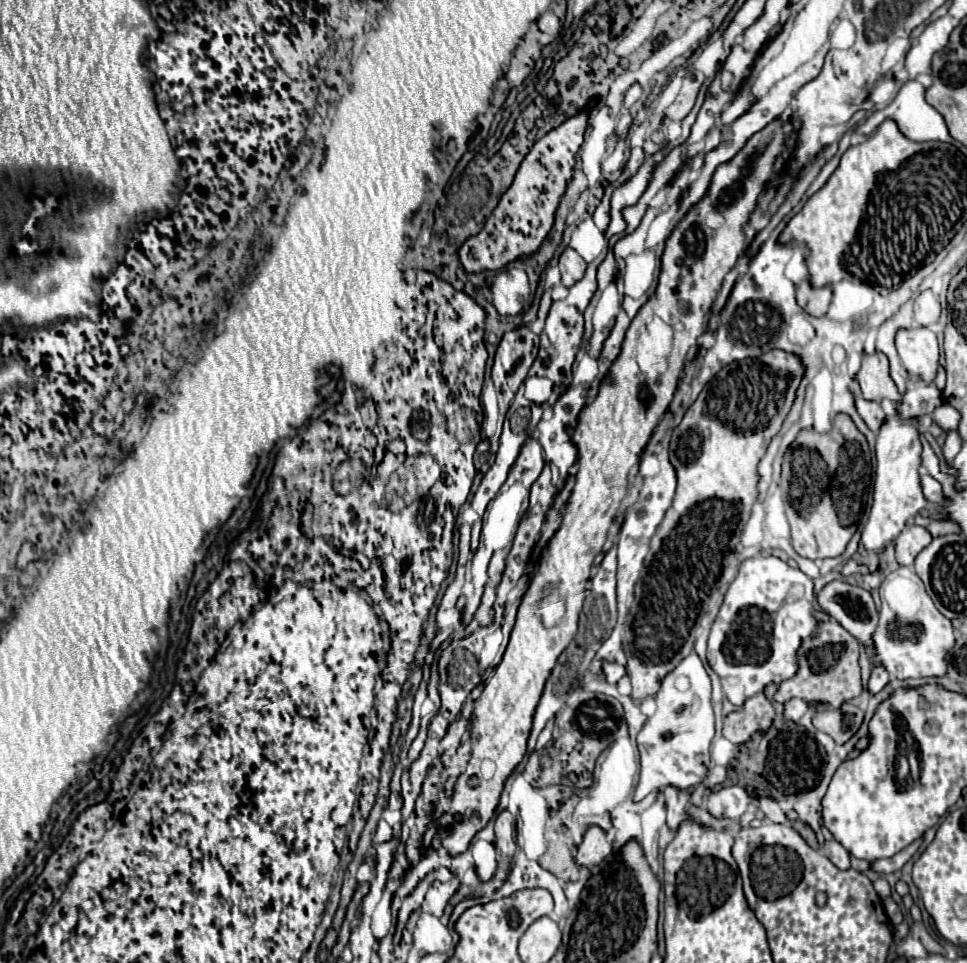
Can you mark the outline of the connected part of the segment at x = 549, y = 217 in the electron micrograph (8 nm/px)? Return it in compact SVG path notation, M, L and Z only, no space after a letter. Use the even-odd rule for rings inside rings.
M581 112L533 144L533 148L521 162L513 184L501 196L485 228L477 236L467 238L459 248L459 260L467 272L499 270L505 264L521 258L523 254L531 254L541 246L553 226L557 204L567 188L569 174L575 166L575 154L583 144L585 126L587 112Z

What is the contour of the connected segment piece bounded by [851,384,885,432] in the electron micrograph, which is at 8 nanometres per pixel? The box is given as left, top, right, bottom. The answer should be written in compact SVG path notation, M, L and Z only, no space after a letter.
M851 386L851 392L855 394L855 406L857 406L857 412L859 416L865 420L865 424L877 432L883 424L883 418L885 418L885 412L881 408L879 402L871 402L871 400L865 400L861 394L859 394L859 386Z

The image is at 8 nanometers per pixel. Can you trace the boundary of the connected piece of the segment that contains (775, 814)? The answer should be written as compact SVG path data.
M756 797L753 803L761 810L765 816L770 817L774 823L784 823L786 820L785 814L778 808L778 803L769 797Z

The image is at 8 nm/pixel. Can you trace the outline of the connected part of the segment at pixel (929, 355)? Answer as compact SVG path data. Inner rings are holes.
M899 328L895 346L903 366L911 376L921 376L925 382L933 382L939 364L937 336L929 328Z

